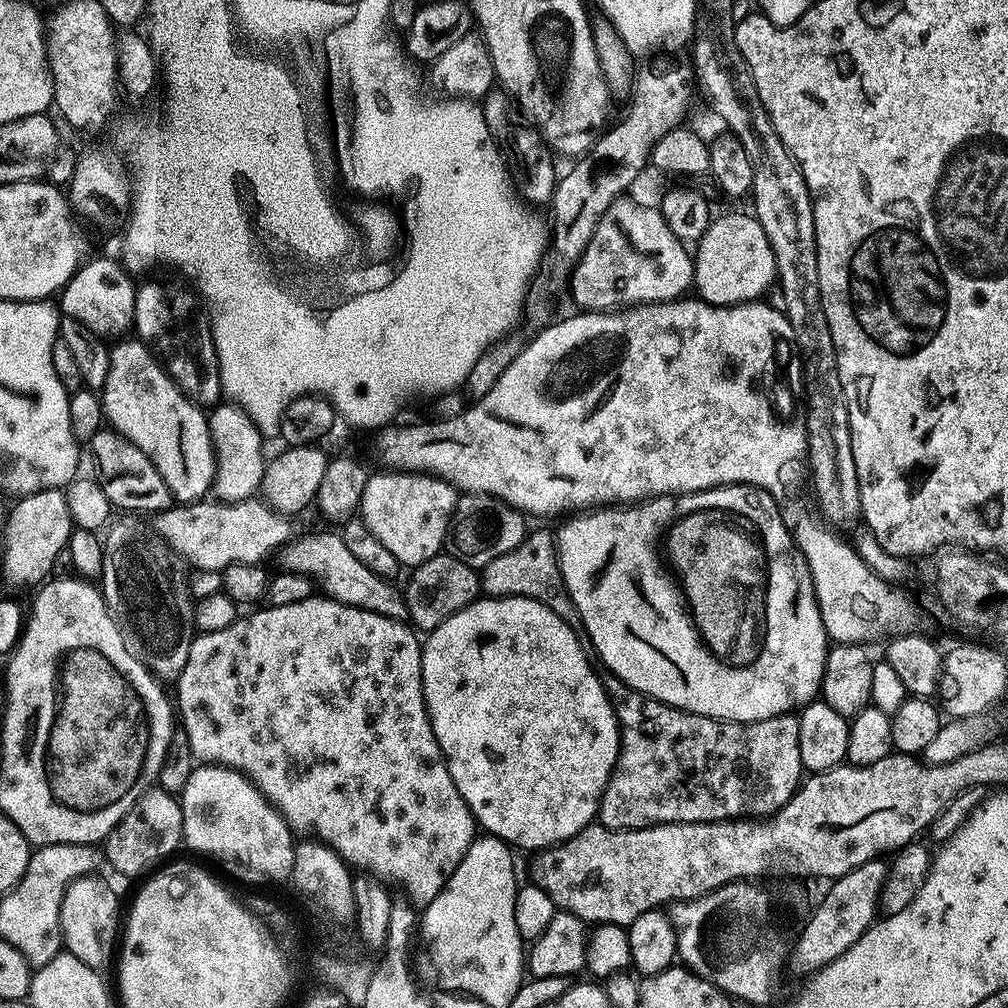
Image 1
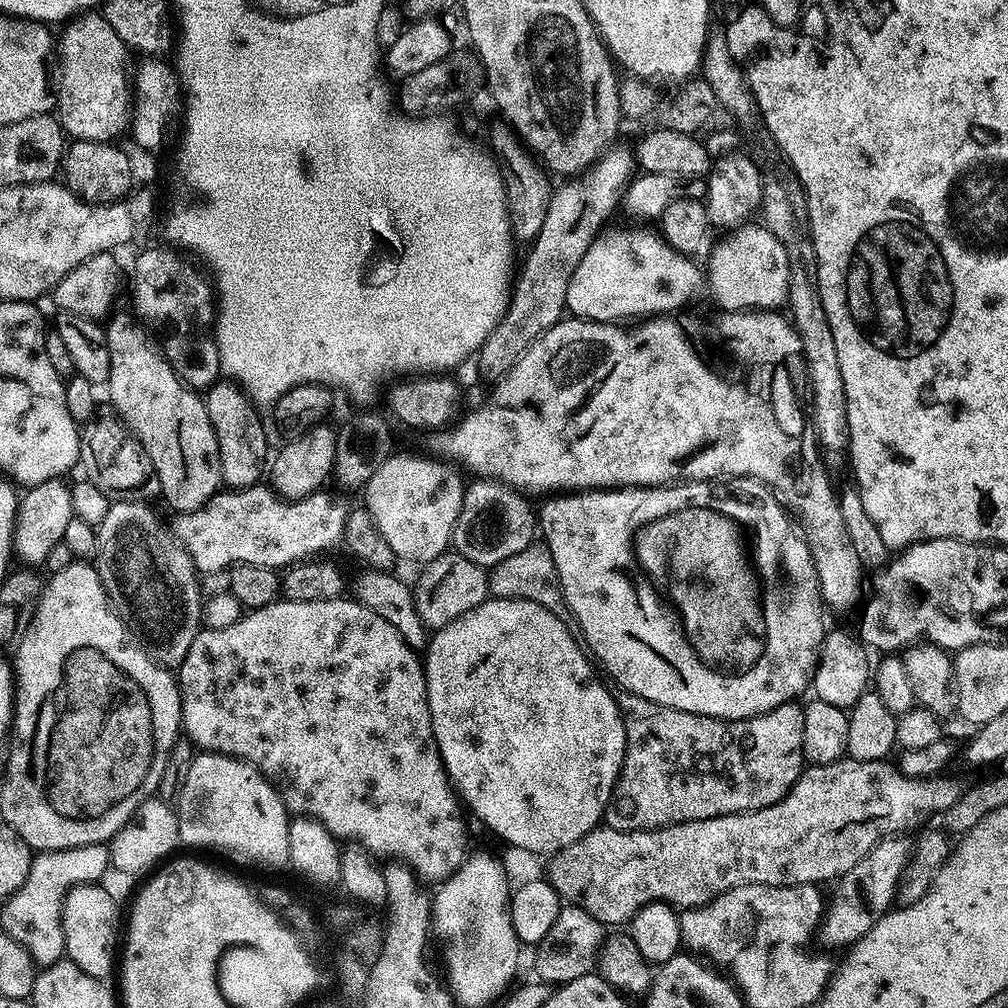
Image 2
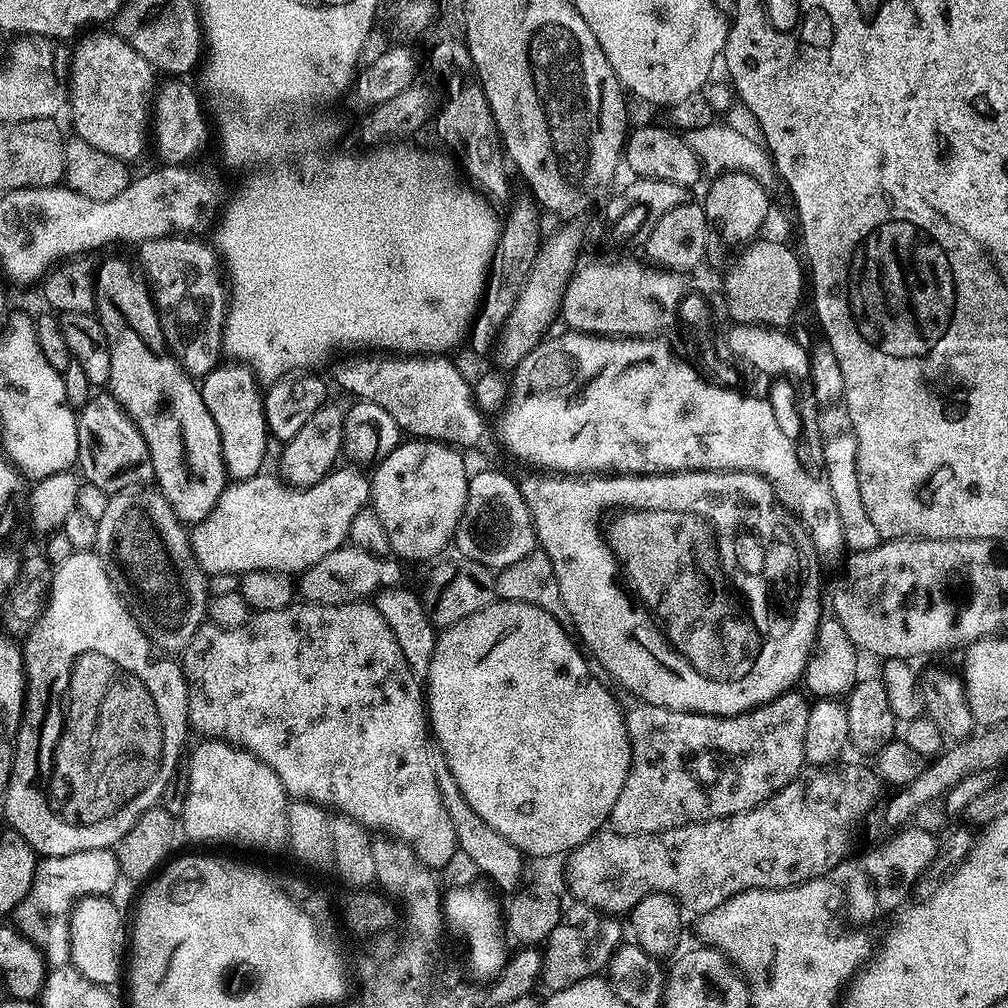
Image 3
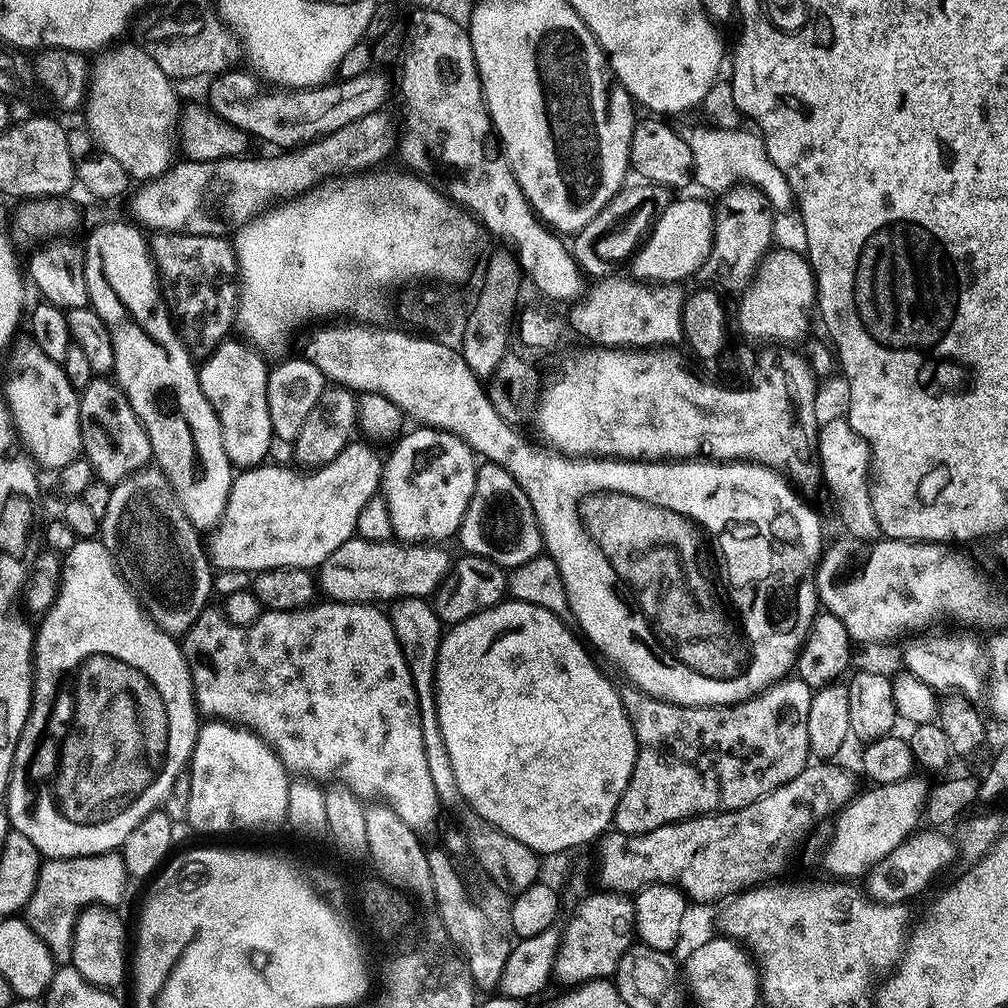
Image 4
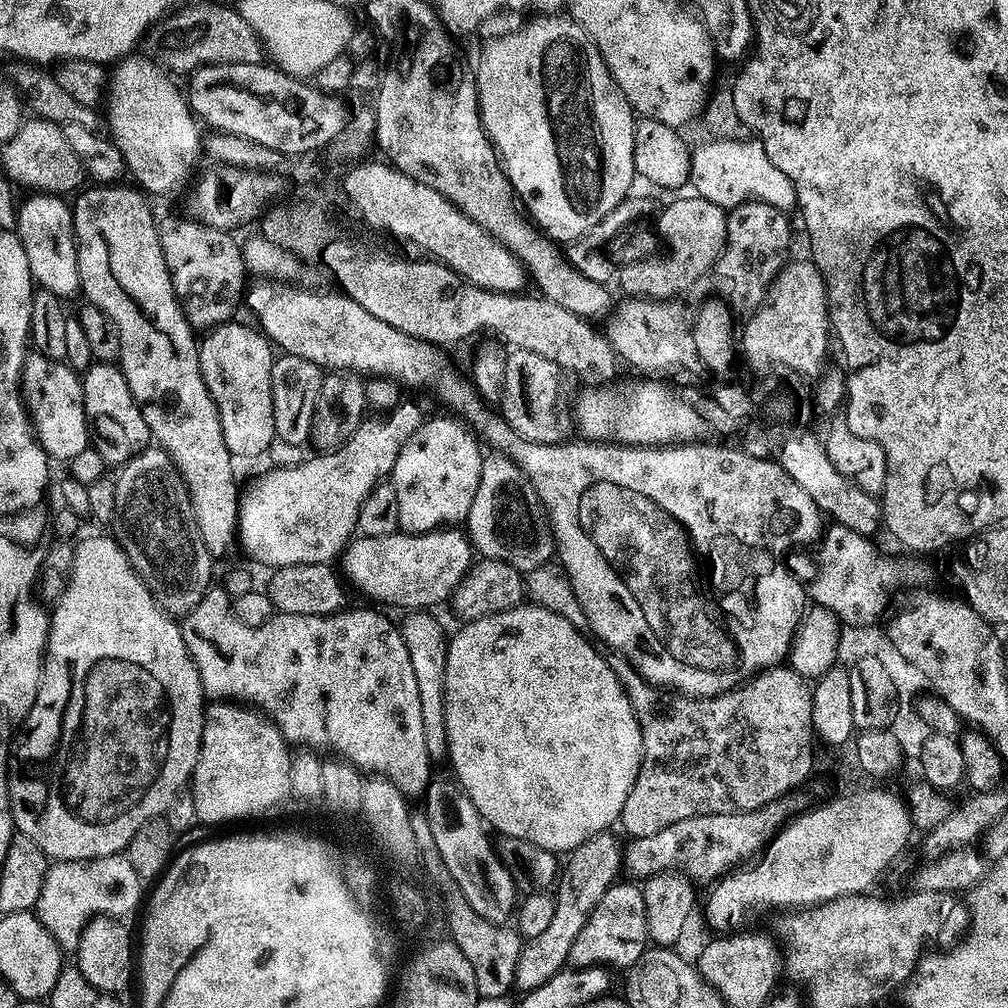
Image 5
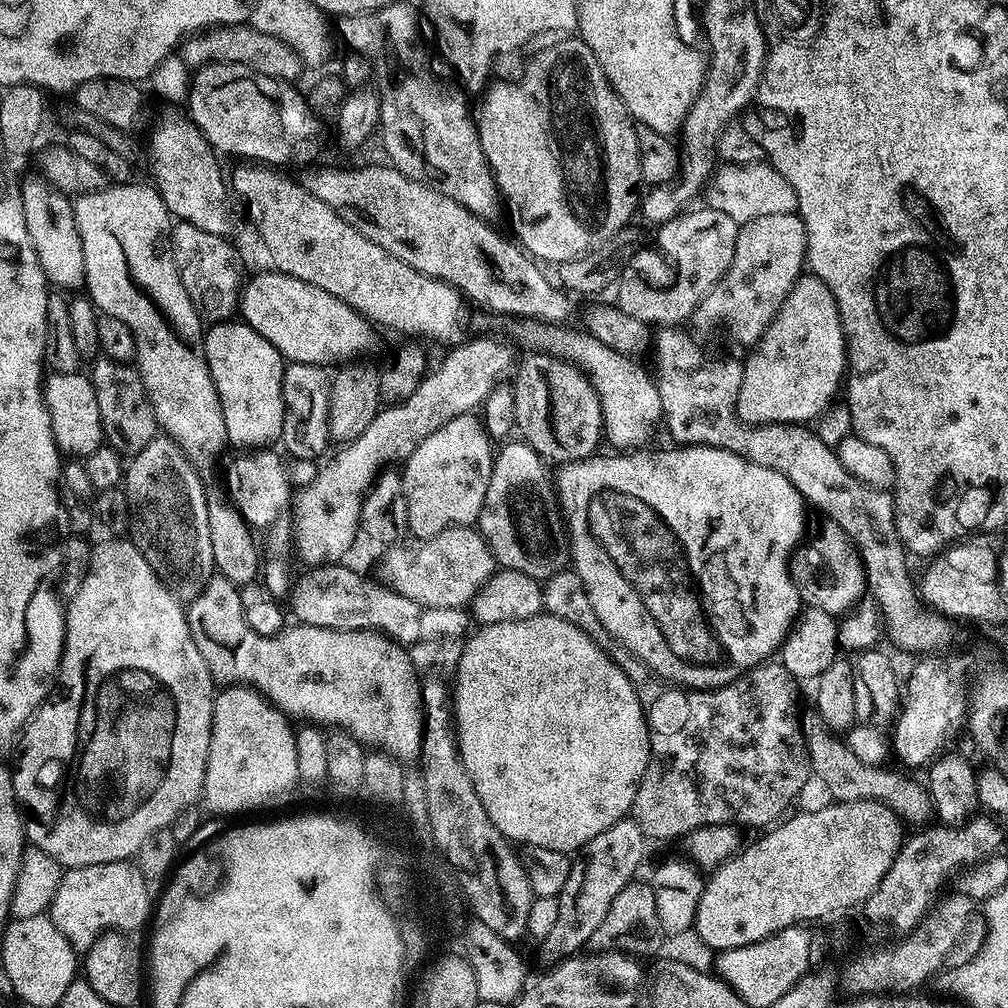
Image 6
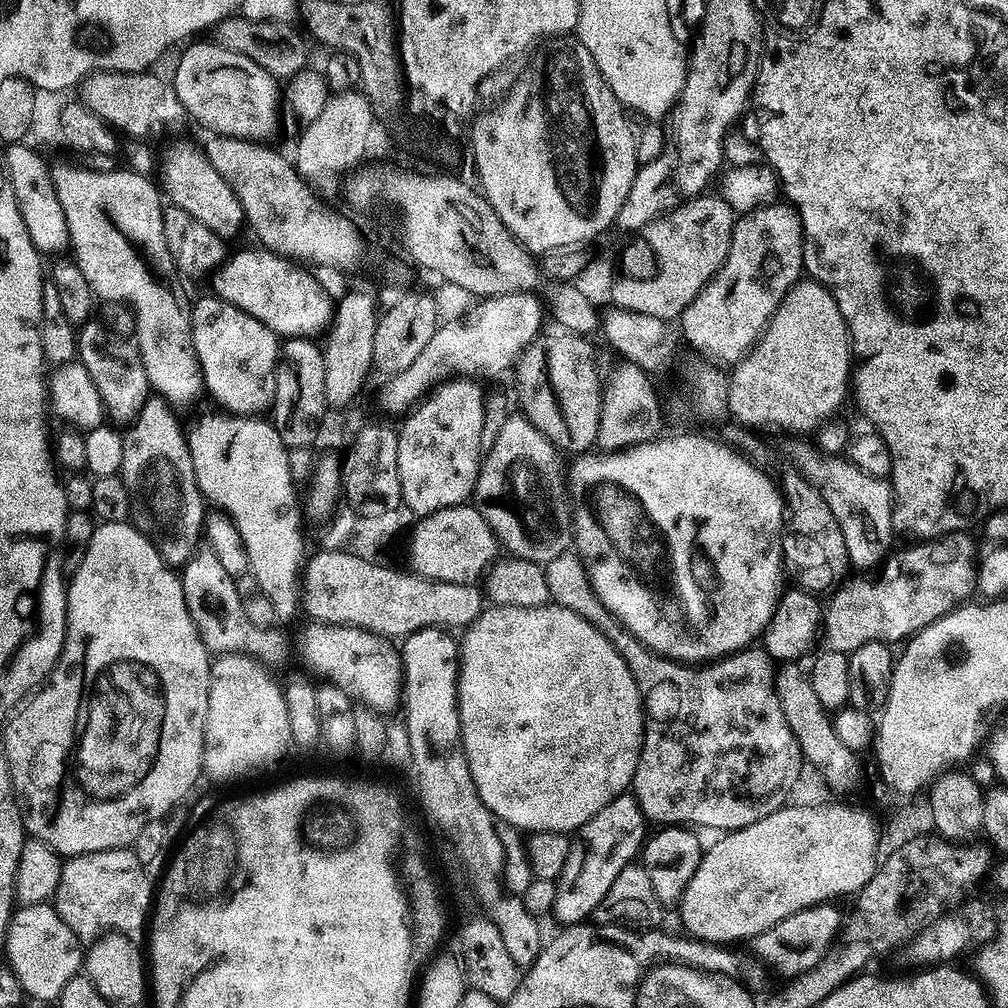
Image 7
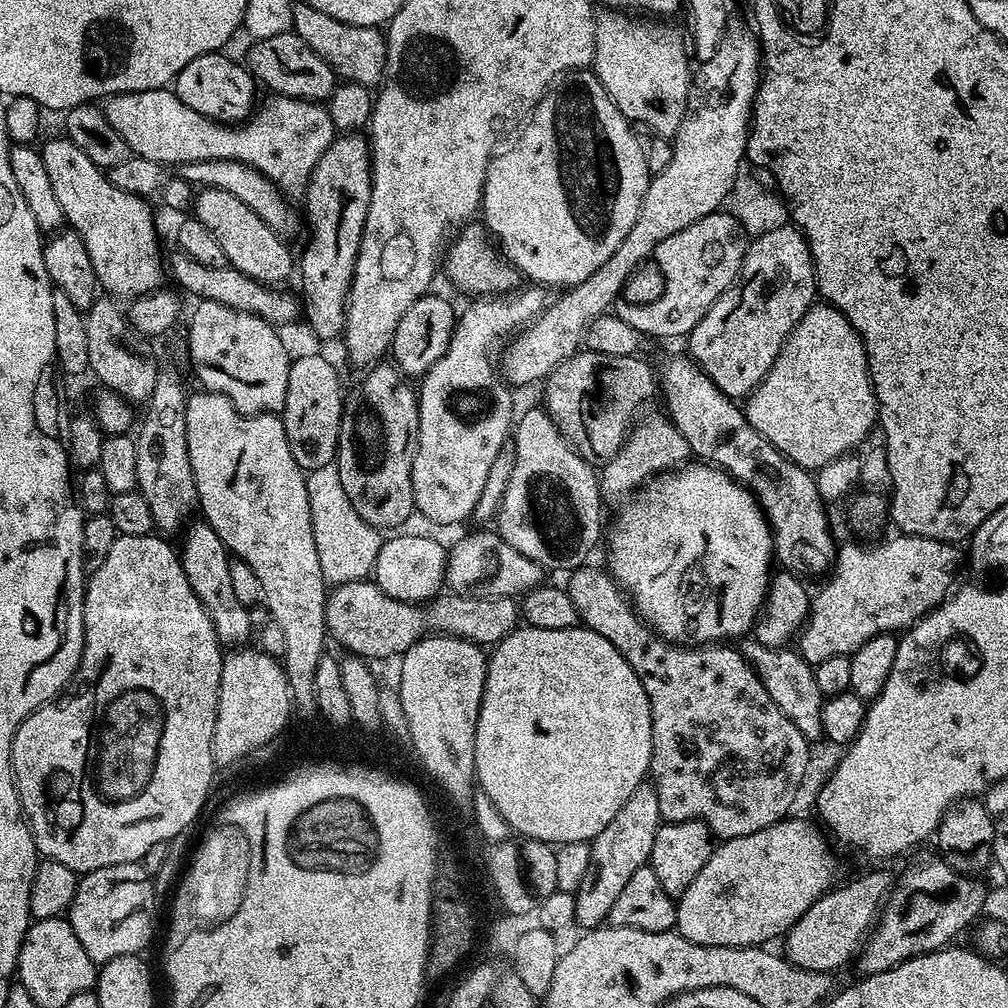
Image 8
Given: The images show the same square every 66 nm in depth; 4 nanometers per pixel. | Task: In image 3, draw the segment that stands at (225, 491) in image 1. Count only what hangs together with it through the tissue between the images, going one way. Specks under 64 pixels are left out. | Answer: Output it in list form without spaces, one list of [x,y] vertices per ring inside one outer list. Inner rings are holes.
[[[220,362],[199,381],[202,402],[218,426],[224,471],[232,480],[245,480],[261,475],[264,455],[270,445],[268,423],[264,417],[264,398],[258,377],[243,362]]]

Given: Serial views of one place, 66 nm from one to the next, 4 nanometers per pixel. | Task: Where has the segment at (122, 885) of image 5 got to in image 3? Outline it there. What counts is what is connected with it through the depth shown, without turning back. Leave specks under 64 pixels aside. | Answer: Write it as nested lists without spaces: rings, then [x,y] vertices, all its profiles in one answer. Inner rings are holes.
[[[111,847],[82,850],[65,856],[45,856],[37,863],[30,894],[18,902],[14,926],[27,940],[34,942],[49,969],[71,964],[70,918],[73,908],[87,896],[108,896],[116,880],[120,879],[120,867]]]

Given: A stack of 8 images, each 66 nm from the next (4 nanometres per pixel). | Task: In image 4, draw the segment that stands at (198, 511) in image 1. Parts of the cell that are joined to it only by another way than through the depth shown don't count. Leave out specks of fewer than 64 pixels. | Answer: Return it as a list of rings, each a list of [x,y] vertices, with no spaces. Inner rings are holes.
[[[358,440],[349,441],[349,444],[340,451],[329,463],[317,467],[314,474],[300,474],[292,468],[279,468],[273,462],[265,462],[255,468],[243,469],[233,479],[232,489],[228,495],[228,506],[224,511],[224,517],[220,521],[216,535],[211,544],[210,540],[210,560],[217,569],[226,570],[246,570],[253,574],[269,572],[272,568],[304,568],[309,570],[317,569],[325,562],[340,545],[344,544],[350,537],[355,535],[359,511],[374,495],[377,495],[381,482],[383,481],[383,457],[378,456],[377,452],[370,446],[358,442]]]

